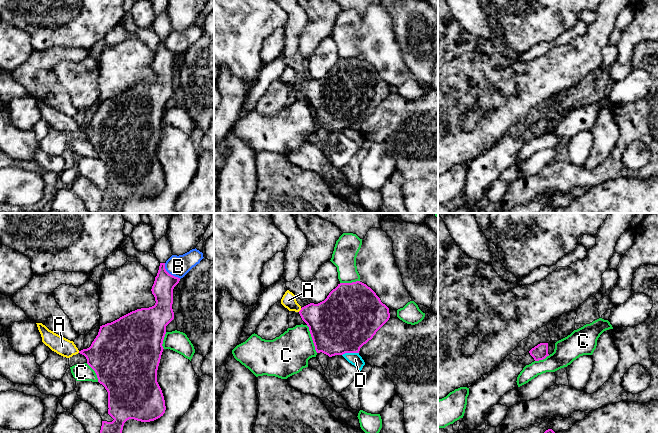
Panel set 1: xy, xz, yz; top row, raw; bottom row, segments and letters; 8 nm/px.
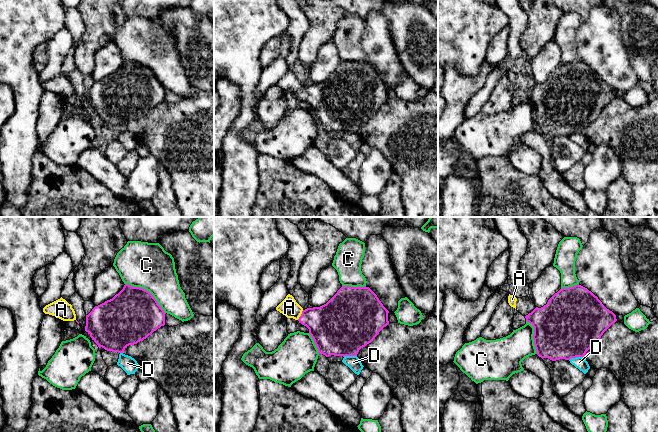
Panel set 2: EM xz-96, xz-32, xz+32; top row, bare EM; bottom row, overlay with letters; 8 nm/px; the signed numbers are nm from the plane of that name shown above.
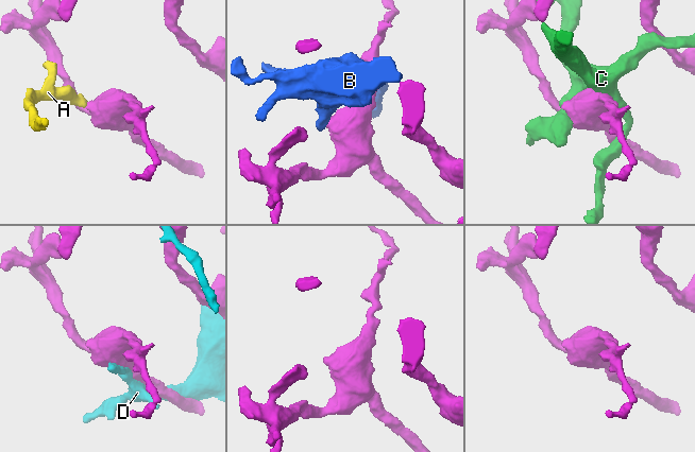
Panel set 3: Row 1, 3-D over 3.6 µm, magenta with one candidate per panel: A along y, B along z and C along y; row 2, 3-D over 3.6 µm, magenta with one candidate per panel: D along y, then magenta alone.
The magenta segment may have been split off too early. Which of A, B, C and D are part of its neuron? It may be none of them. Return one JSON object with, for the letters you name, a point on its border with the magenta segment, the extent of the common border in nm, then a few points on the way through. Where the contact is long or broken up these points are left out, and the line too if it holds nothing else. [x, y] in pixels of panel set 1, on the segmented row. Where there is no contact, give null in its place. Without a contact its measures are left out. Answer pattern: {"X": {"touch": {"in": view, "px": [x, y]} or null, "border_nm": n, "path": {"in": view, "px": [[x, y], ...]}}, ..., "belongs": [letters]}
{"A": {"touch": {"in": "xz", "px": [300, 310]}, "border_nm": 40, "path": {"in": "xz", "px": [[329, 321], [300, 310], [288, 300]]}}, "belongs": ["A"]}

